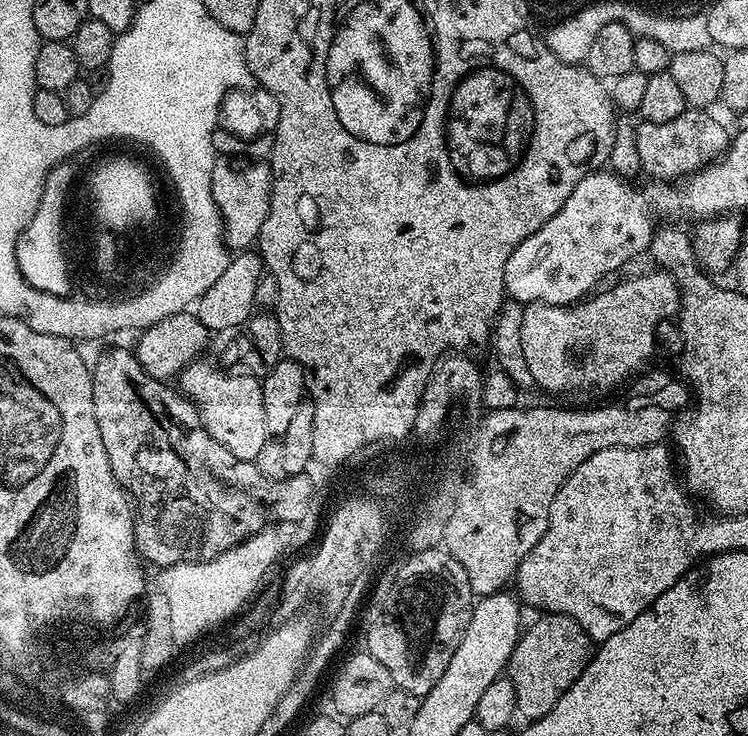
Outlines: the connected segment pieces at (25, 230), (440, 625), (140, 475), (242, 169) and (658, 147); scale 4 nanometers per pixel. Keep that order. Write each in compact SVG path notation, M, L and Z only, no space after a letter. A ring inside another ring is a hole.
M82 151L58 162L58 170L54 170L50 178L40 184L36 205L33 205L28 220L25 220L24 226L13 240L13 263L16 264L17 272L20 272L20 279L40 296L44 296L46 292L66 292L68 288L64 260L60 254L60 206L62 192L68 186L68 178L78 178L78 165L84 164L85 158L86 151Z
M424 546L419 550L413 551L413 555L397 570L396 574L389 579L389 582L383 586L376 586L374 594L368 604L366 610L366 620L364 622L364 640L366 650L374 658L378 658L378 662L382 662L382 666L386 666L386 670L390 670L390 678L395 687L406 690L410 694L423 698L430 690L434 690L434 682L438 682L438 678L442 678L442 674L446 674L446 666L450 666L450 658L454 658L454 650L458 646L458 642L462 638L462 634L466 630L466 626L472 617L474 607L474 593L470 586L470 578L466 578L466 570L462 570L462 562L458 562L458 558L454 558L442 546L429 548Z
M112 348L102 353L96 364L94 360L90 371L94 422L98 422L98 434L102 434L102 446L106 446L112 473L134 505L136 551L149 565L156 564L157 569L162 569L172 564L209 560L270 524L294 525L294 516L302 504L302 484L292 476L281 480L265 479L256 463L234 458L222 442L209 436L200 423L200 412L195 404L171 383L146 374L135 351Z
M220 156L214 166L212 175L212 193L216 209L220 211L220 223L225 245L232 250L248 250L260 239L262 222L270 210L272 193L272 165L268 160L252 160L249 156Z
M688 108L670 122L637 123L638 155L643 171L649 172L652 178L683 178L721 156L728 149L730 132L712 114L708 110Z

